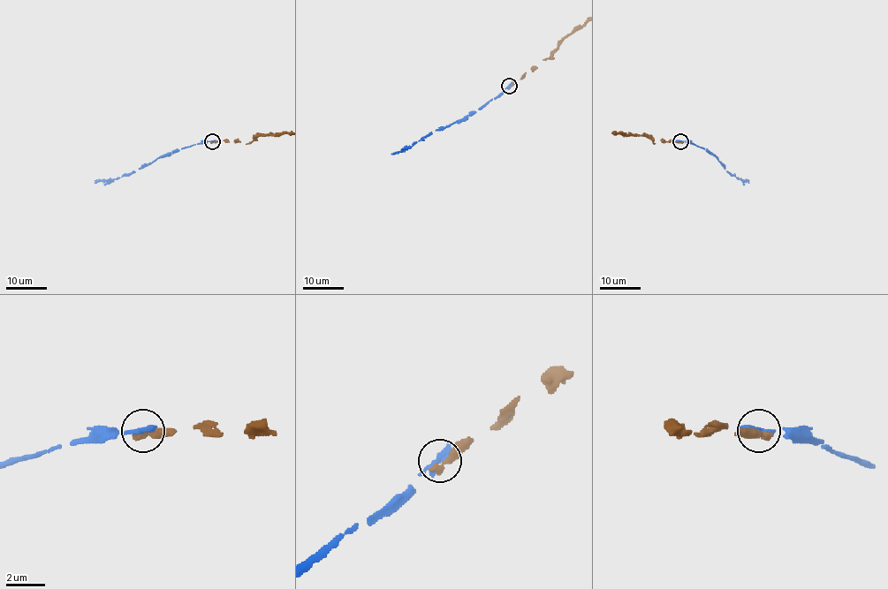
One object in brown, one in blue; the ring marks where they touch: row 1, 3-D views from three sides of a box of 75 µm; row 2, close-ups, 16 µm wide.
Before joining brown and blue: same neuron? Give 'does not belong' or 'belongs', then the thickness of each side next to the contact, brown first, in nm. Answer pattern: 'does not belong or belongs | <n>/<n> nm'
does not belong | 420/420 nm

